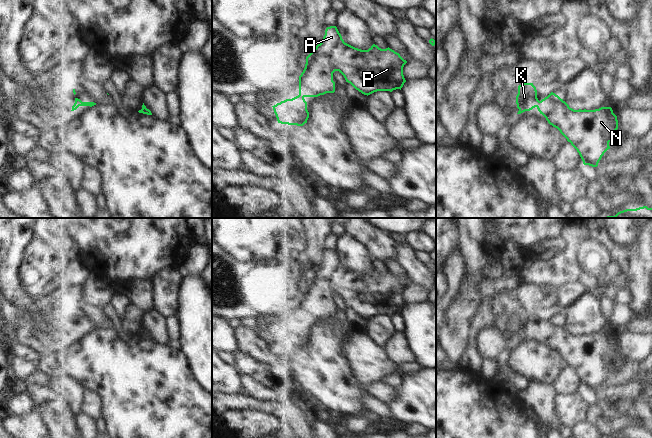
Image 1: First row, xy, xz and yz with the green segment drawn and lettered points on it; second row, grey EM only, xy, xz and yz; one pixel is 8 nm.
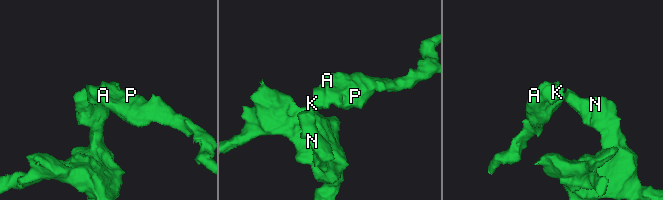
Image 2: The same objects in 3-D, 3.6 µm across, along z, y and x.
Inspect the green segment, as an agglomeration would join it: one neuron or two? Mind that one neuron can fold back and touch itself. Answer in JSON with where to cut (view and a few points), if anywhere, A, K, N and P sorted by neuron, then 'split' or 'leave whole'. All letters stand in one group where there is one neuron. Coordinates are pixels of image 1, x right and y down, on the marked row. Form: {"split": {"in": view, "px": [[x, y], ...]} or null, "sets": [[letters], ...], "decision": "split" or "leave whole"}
{"split": null, "sets": [["A", "K", "N", "P"]], "decision": "leave whole"}

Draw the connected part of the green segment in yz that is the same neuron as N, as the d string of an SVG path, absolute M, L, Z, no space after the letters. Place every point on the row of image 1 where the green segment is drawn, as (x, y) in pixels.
M533 83L518 86L516 104L519 109L517 114L536 107L577 150L583 164L592 167L597 167L604 153L610 149L609 143L618 129L617 116L611 107L574 110L553 92L539 101Z

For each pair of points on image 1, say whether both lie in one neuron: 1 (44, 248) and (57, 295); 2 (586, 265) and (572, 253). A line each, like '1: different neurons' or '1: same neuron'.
1: same neuron
2: same neuron

